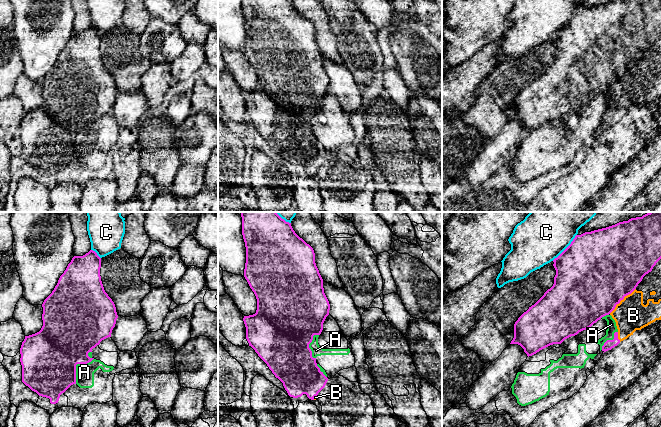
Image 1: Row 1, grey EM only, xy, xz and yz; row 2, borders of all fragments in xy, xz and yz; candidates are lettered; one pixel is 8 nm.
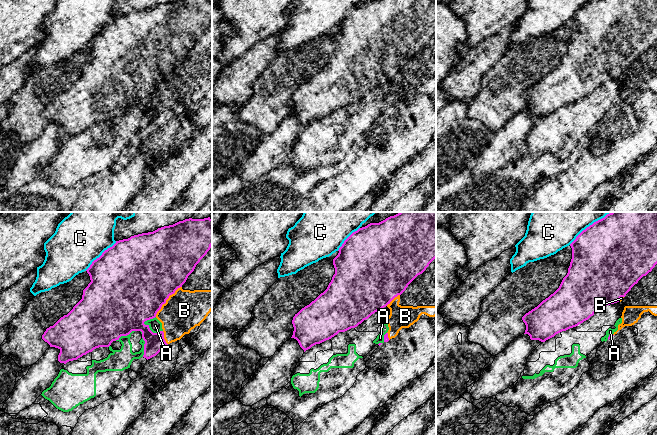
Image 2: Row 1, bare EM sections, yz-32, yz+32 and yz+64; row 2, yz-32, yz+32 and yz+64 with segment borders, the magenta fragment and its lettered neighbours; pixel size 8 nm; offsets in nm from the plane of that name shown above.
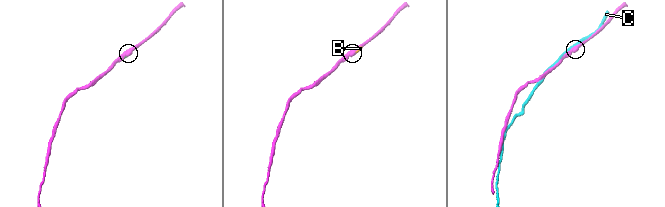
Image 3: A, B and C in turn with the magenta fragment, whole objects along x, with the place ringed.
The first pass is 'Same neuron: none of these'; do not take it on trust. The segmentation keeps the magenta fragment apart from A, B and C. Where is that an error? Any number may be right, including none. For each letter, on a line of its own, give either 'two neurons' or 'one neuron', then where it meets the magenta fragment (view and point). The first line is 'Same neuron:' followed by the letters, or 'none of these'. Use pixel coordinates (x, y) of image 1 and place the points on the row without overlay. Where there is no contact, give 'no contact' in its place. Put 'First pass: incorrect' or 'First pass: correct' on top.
First pass: correct
Same neuron: none of these
A: two neurons; contact xy (79, 139)
B: two neurons; contact yz (621, 75)
C: two neurons; contact yz (566, 24)

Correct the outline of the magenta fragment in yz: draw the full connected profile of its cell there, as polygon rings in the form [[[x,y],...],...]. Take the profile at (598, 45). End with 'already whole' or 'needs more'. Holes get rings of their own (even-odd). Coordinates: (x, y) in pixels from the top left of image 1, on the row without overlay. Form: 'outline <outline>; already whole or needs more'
outline [[[615,0],[576,11],[571,20],[553,36],[556,46],[553,62],[515,98],[514,114],[510,120],[520,121],[529,133],[590,104],[631,70],[660,35],[661,0]]]; already whole

